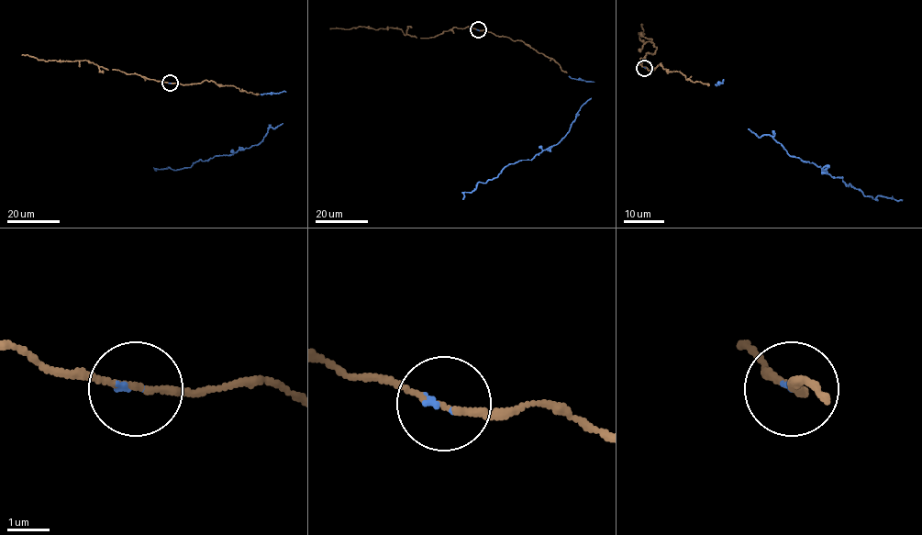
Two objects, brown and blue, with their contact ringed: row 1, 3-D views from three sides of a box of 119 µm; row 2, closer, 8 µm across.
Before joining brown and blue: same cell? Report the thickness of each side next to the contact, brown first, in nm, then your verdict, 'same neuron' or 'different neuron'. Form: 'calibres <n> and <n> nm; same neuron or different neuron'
calibres 130 and 80 nm; same neuron

